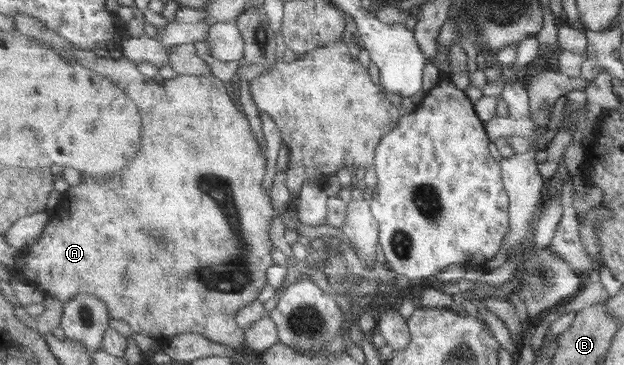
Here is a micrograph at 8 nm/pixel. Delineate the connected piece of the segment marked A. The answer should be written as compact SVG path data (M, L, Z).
M73 43L69 44L67 49L72 51L80 63L107 76L112 82L121 86L134 102L137 102L144 123L144 142L142 142L142 154L136 158L136 162L128 170L110 174L104 180L85 176L82 184L70 186L66 202L64 202L64 212L62 212L64 216L53 215L51 223L44 231L41 239L25 250L22 249L21 255L26 256L26 260L28 260L30 284L38 286L48 296L57 298L64 304L82 293L98 295L104 302L107 302L112 318L125 320L136 333L143 333L154 338L160 338L160 336L174 338L180 333L200 333L214 342L231 346L231 348L246 346L247 331L239 325L237 318L239 310L258 301L263 290L269 285L268 270L277 264L272 258L272 252L276 248L274 248L274 242L270 238L270 228L272 228L272 220L278 216L278 212L272 204L270 193L268 195L264 189L264 178L268 174L268 160L264 157L262 146L258 144L252 131L250 120L232 100L233 86L225 84L224 80L214 76L213 73L202 76L178 74L175 78L164 80L162 84L142 74L138 70L137 62L120 53L102 57L98 56L96 51L78 48Z

